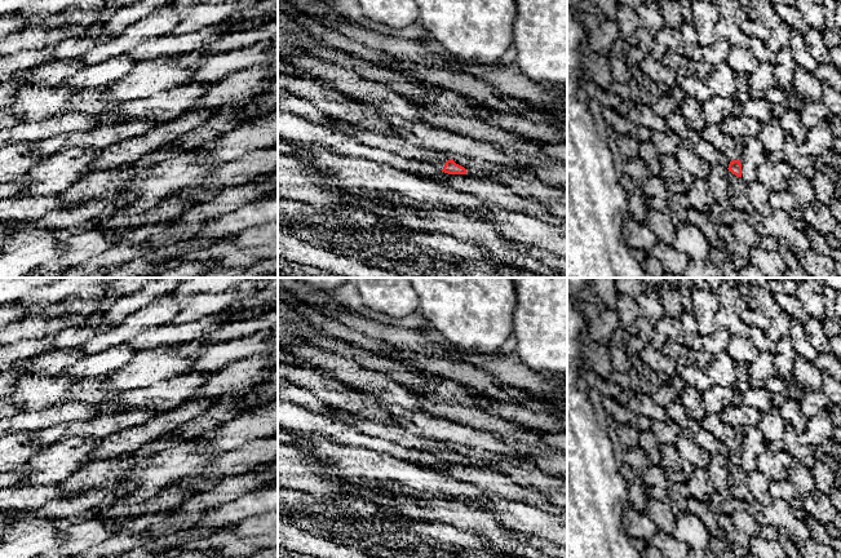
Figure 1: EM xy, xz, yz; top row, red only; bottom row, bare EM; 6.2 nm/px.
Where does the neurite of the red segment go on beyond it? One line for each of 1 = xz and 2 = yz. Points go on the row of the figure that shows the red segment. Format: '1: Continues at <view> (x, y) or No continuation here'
1: Continues at xz (399, 146)
2: Continues at yz (737, 185)

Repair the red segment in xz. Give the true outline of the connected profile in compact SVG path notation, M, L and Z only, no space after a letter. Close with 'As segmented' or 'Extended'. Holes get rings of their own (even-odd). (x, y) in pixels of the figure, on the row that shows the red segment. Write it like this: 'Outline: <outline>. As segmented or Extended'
Outline: M344 123L341 133L353 137L355 141L368 147L380 149L406 159L430 163L448 174L466 174L466 169L456 164L453 156L447 152L416 146L402 137L386 137L349 123Z. Extended

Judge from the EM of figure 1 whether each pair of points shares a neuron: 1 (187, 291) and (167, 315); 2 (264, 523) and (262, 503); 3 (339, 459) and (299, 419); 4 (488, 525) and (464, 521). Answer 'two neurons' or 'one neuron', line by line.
1: two neurons
2: two neurons
3: two neurons
4: one neuron

